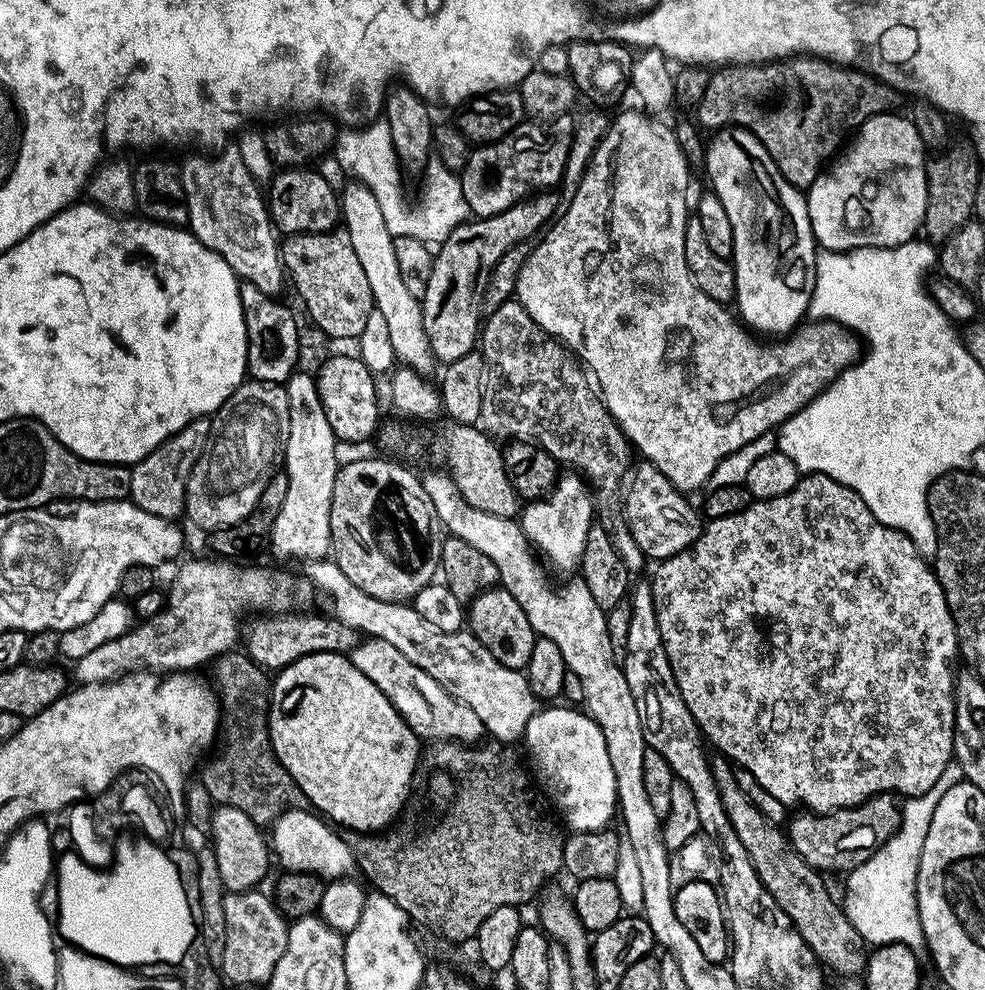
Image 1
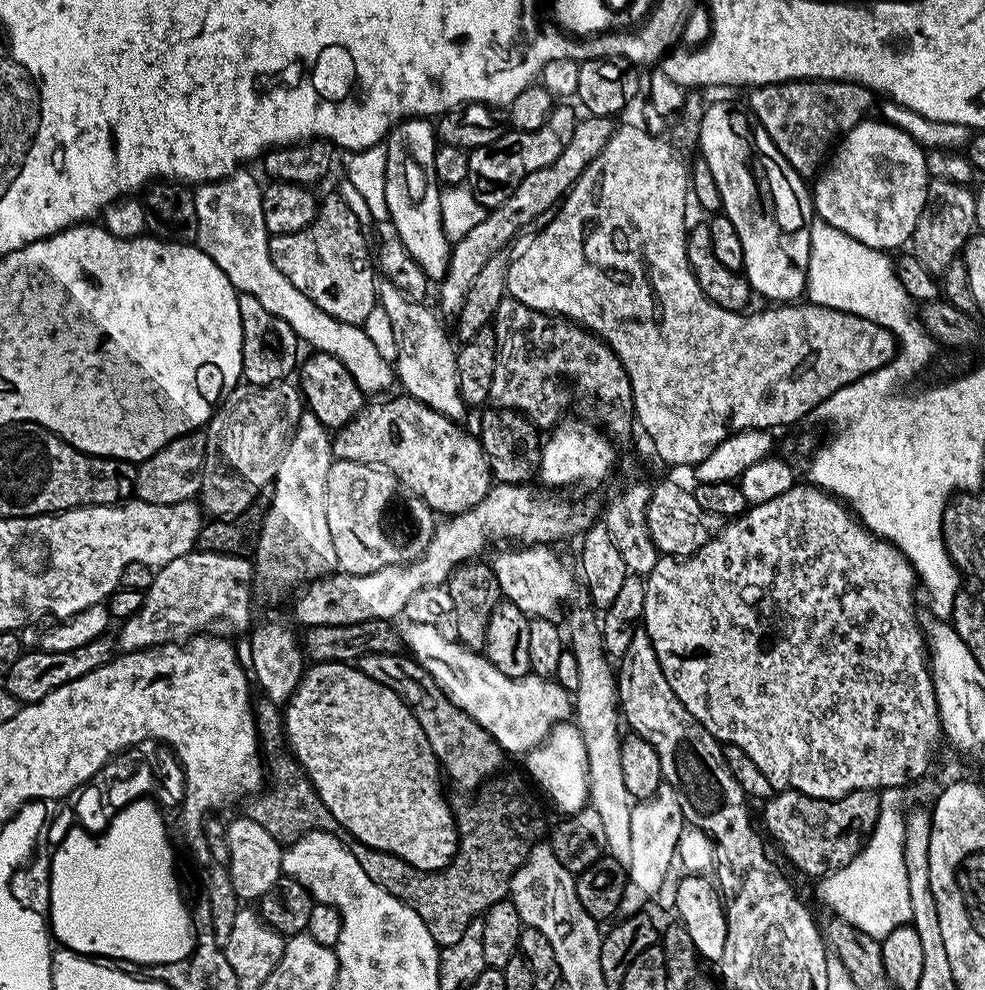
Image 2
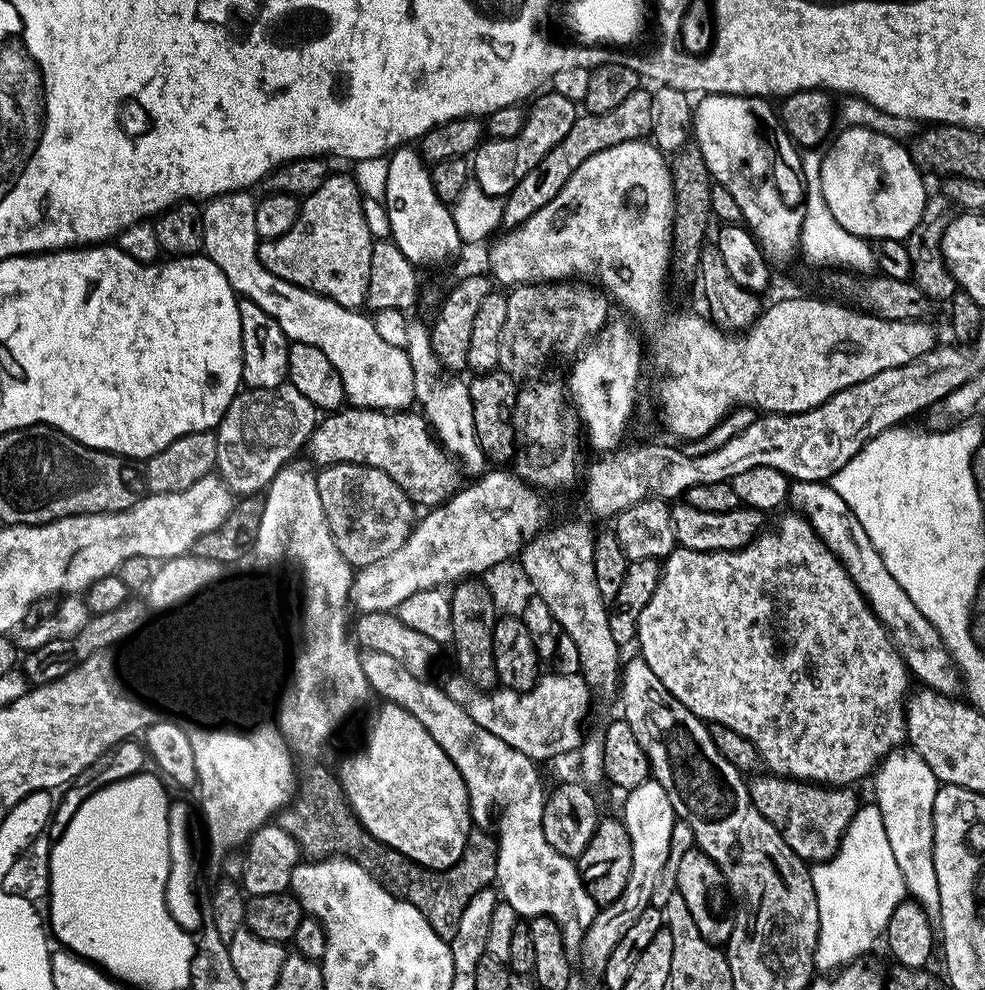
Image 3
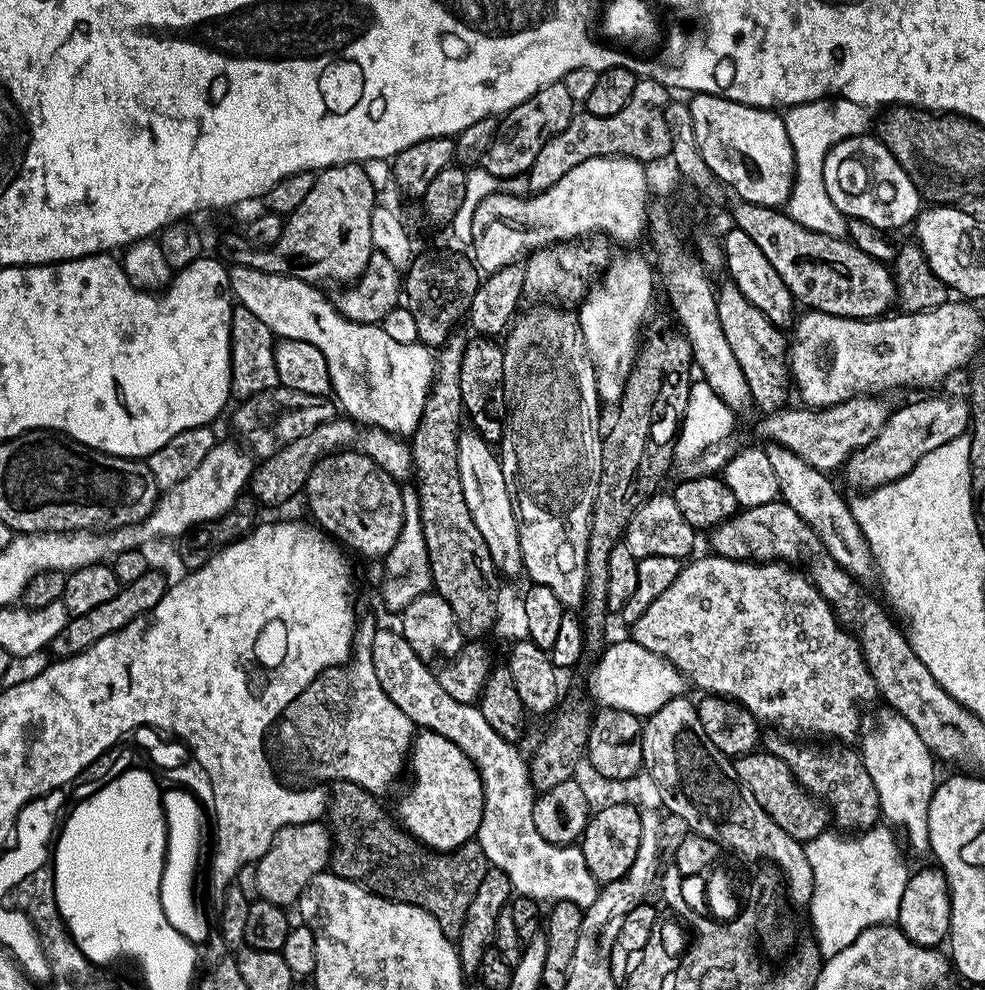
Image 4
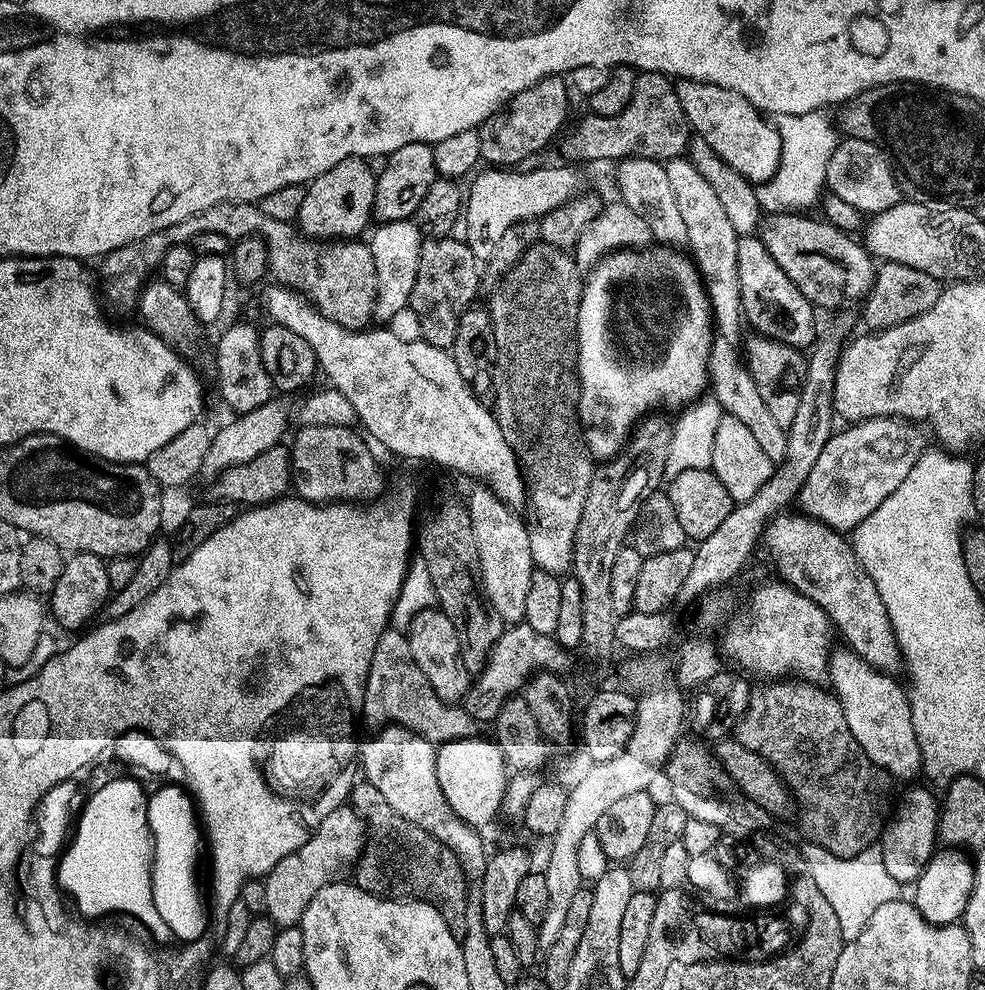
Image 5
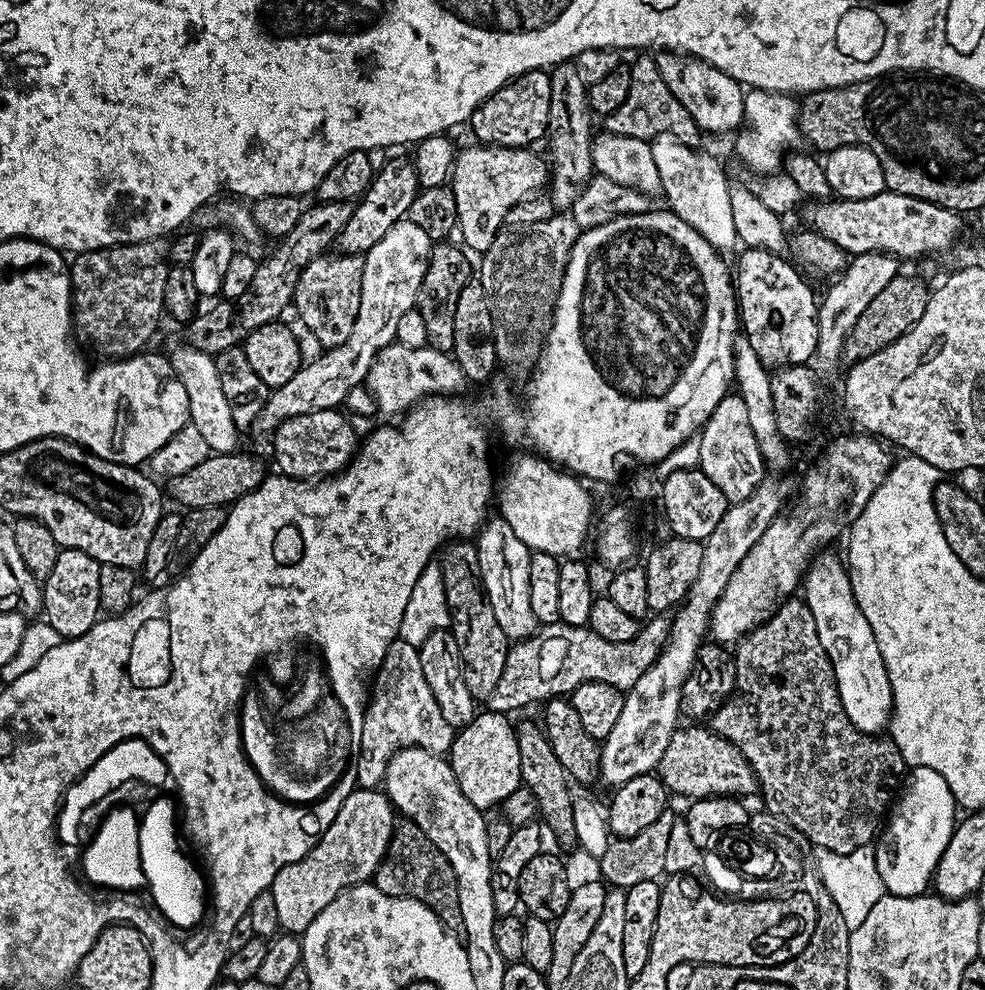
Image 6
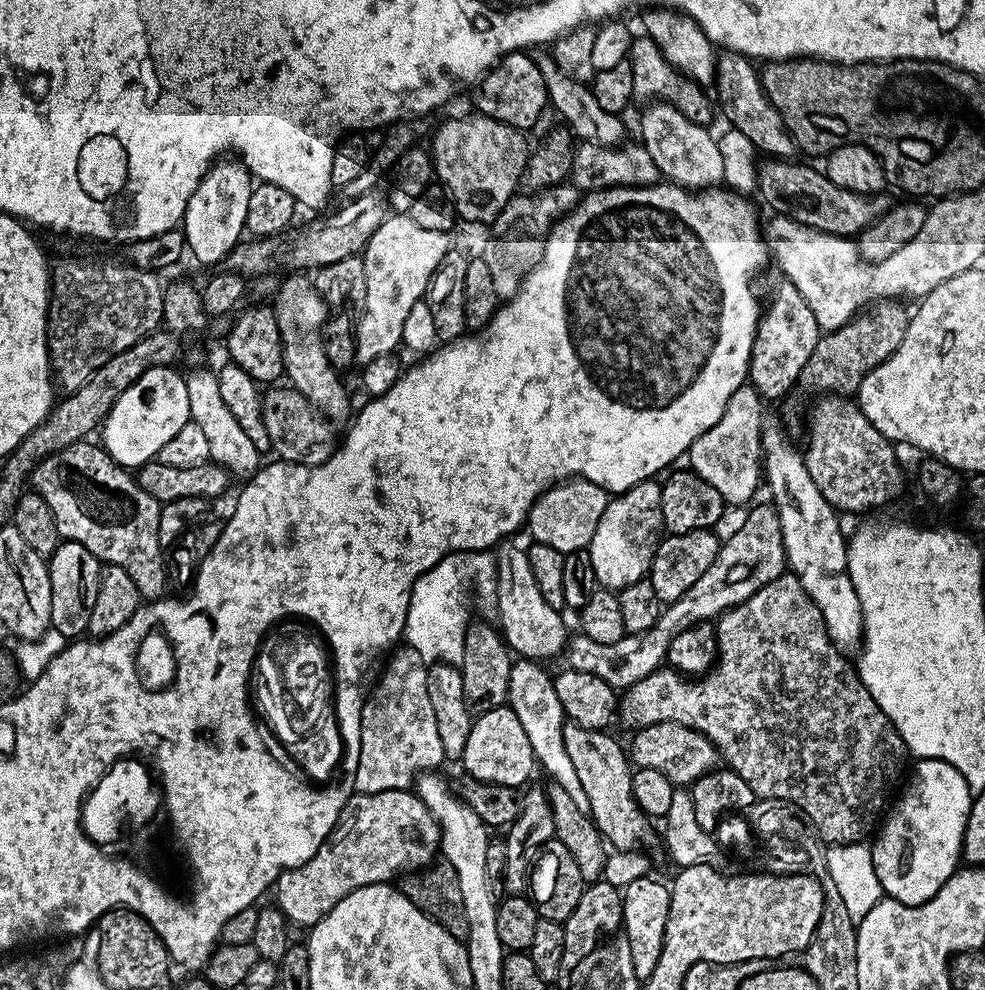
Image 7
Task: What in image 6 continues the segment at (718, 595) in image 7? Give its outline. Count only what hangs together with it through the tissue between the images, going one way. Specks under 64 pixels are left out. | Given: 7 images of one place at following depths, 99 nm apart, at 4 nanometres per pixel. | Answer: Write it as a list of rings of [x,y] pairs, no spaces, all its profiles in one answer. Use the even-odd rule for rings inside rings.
[[[664,614],[653,615],[630,642],[606,642],[606,638],[598,638],[587,626],[575,628],[558,623],[537,627],[531,636],[509,647],[502,679],[486,701],[487,711],[513,714],[535,700],[547,702],[567,697],[586,682],[606,682],[621,690],[632,688],[660,655],[668,642],[669,631],[670,620]]]

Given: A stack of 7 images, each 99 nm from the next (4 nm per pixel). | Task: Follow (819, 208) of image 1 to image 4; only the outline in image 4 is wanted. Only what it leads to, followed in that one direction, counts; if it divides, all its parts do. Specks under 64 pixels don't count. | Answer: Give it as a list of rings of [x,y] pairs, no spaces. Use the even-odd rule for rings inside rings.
[[[872,134],[851,136],[826,154],[826,194],[845,218],[861,220],[881,230],[911,225],[922,211],[922,197],[914,182],[898,166],[894,154]]]

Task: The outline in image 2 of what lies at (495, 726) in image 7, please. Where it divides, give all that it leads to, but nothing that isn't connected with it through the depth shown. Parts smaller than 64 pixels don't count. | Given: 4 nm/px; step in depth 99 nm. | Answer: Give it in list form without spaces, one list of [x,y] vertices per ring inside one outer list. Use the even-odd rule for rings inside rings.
[[[316,662],[300,677],[299,686],[292,691],[292,696],[283,709],[282,719],[284,721],[284,736],[286,737],[287,747],[295,756],[297,762],[300,763],[300,767],[308,775],[314,790],[326,806],[329,817],[333,821],[337,820],[346,831],[352,832],[353,837],[351,839],[353,841],[371,848],[377,848],[383,852],[393,852],[410,866],[427,872],[439,872],[455,858],[456,846],[460,842],[458,820],[455,815],[452,817],[452,808],[448,805],[447,798],[444,797],[443,786],[440,785],[440,776],[442,780],[440,761],[436,759],[434,750],[430,746],[418,718],[413,714],[412,708],[394,690],[390,690],[390,686],[370,678],[360,667],[353,666],[351,663]]]

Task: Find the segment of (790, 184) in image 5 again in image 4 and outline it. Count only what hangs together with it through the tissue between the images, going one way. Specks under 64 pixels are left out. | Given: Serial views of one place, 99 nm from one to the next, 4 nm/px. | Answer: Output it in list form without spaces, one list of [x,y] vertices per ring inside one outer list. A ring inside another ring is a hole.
[[[839,94],[823,100],[797,104],[783,113],[786,134],[790,138],[796,163],[796,180],[788,196],[786,214],[794,222],[806,226],[806,230],[814,230],[818,234],[827,236],[847,237],[848,220],[838,210],[838,206],[830,202],[830,194],[826,194],[824,181],[826,154],[835,144],[846,138],[865,135],[870,128],[868,116],[870,116],[869,109],[864,105],[847,100]]]

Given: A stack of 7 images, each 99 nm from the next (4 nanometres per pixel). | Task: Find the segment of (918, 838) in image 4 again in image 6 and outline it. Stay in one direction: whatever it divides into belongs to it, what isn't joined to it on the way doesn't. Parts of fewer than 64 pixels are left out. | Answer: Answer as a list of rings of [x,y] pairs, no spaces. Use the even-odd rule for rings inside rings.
[[[820,550],[811,557],[812,565],[802,576],[802,599],[814,614],[814,626],[822,650],[830,658],[838,698],[846,718],[859,732],[880,734],[889,727],[892,719],[892,691],[886,662],[882,662],[882,650],[878,650],[878,638],[866,622],[866,614],[858,606],[852,589],[852,577],[845,561],[830,550]]]

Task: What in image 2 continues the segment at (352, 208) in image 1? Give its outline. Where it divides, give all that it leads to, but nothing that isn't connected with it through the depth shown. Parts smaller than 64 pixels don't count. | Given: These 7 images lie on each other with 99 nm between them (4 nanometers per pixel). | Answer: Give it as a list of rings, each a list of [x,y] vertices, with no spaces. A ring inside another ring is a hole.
[[[381,279],[378,284],[378,304],[386,310],[390,322],[394,322],[394,339],[398,342],[394,372],[398,384],[404,387],[401,389],[426,406],[438,410],[438,414],[446,414],[457,422],[463,421],[466,405],[459,393],[457,349],[452,346],[447,330],[440,325],[441,317],[435,311],[432,313],[427,303],[409,298],[386,279]]]

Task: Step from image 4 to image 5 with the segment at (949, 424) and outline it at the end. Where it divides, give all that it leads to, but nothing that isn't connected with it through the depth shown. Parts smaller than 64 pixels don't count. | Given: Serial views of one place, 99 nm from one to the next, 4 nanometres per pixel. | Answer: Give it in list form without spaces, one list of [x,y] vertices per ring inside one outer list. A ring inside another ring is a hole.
[[[890,416],[852,422],[841,432],[833,431],[800,488],[799,511],[836,532],[851,533],[906,482],[906,474],[926,450],[923,431],[919,423]]]

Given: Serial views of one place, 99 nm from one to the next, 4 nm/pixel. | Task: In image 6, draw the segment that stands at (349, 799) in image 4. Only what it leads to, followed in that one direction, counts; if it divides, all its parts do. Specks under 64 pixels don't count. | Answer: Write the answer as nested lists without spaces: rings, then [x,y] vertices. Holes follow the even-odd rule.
[[[397,823],[390,846],[376,871],[374,883],[382,894],[411,896],[413,900],[422,902],[440,919],[447,932],[457,938],[463,937],[462,906],[458,902],[458,878],[454,874],[454,866],[450,866],[446,854],[442,854],[442,850],[438,850],[426,834],[422,834],[417,824]]]

